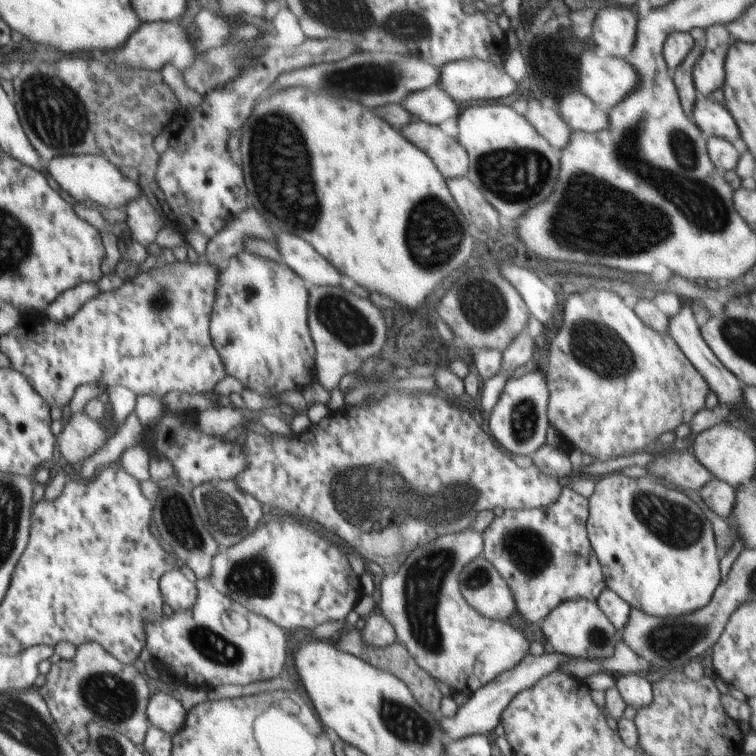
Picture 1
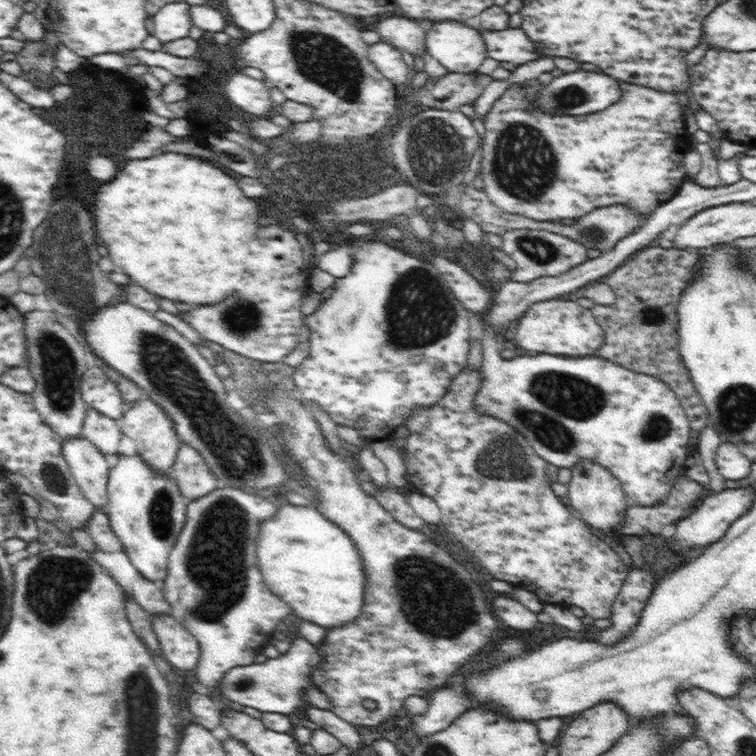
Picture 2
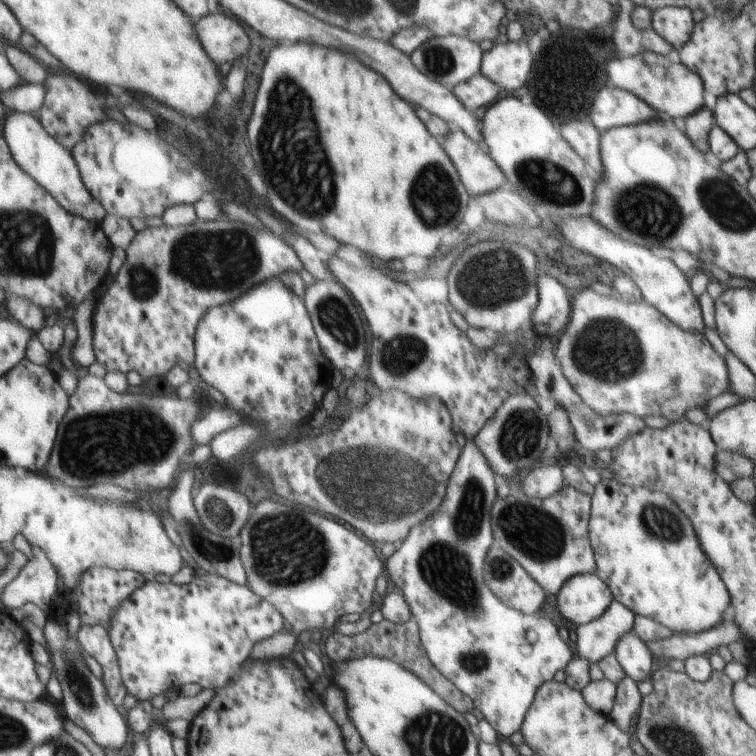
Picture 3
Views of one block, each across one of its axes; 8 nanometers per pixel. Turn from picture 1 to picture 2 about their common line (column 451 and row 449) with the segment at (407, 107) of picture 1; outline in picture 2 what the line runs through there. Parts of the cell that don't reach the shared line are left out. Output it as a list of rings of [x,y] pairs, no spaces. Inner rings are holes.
[[[87,408],[87,414],[82,425],[82,437],[96,447],[102,454],[117,454],[120,452],[120,438],[123,433],[117,420],[98,413],[95,408]]]

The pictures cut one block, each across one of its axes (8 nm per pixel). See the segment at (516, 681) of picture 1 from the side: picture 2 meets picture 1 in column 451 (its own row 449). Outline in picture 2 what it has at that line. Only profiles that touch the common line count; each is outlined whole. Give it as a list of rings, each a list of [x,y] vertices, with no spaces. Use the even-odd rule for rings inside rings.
[[[725,440],[720,443],[714,456],[718,472],[725,480],[742,480],[750,474],[751,462],[739,447]]]

